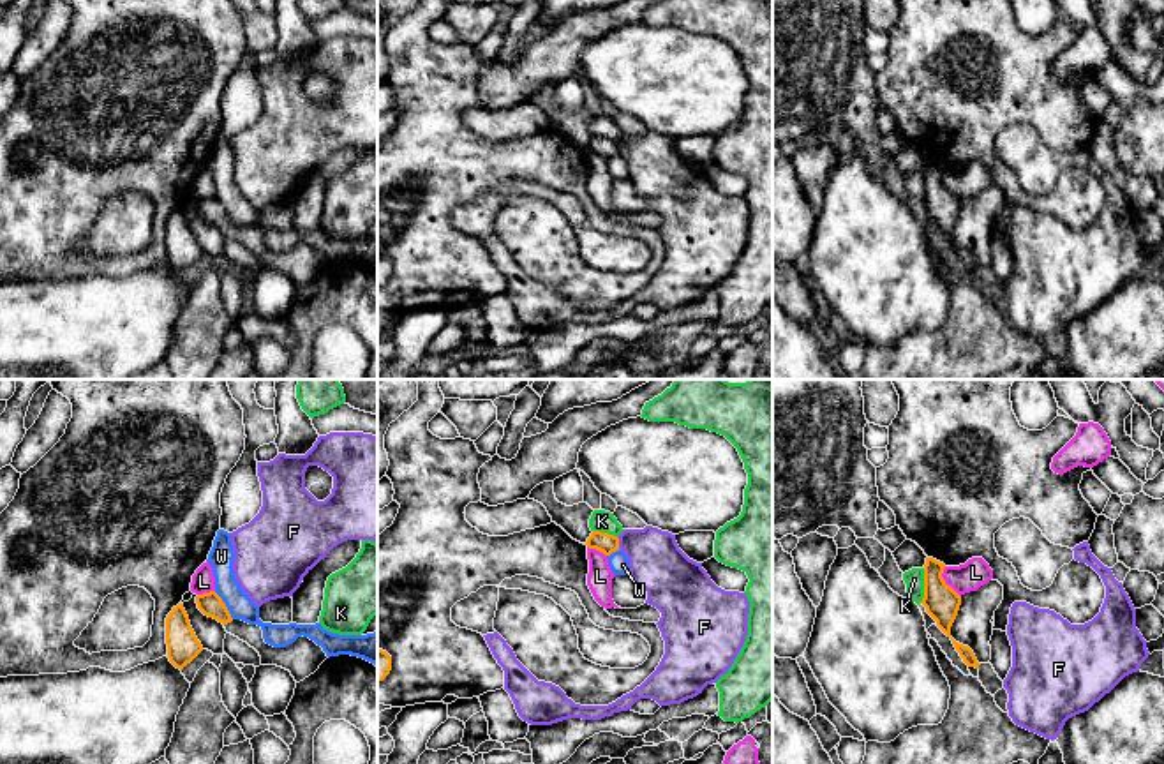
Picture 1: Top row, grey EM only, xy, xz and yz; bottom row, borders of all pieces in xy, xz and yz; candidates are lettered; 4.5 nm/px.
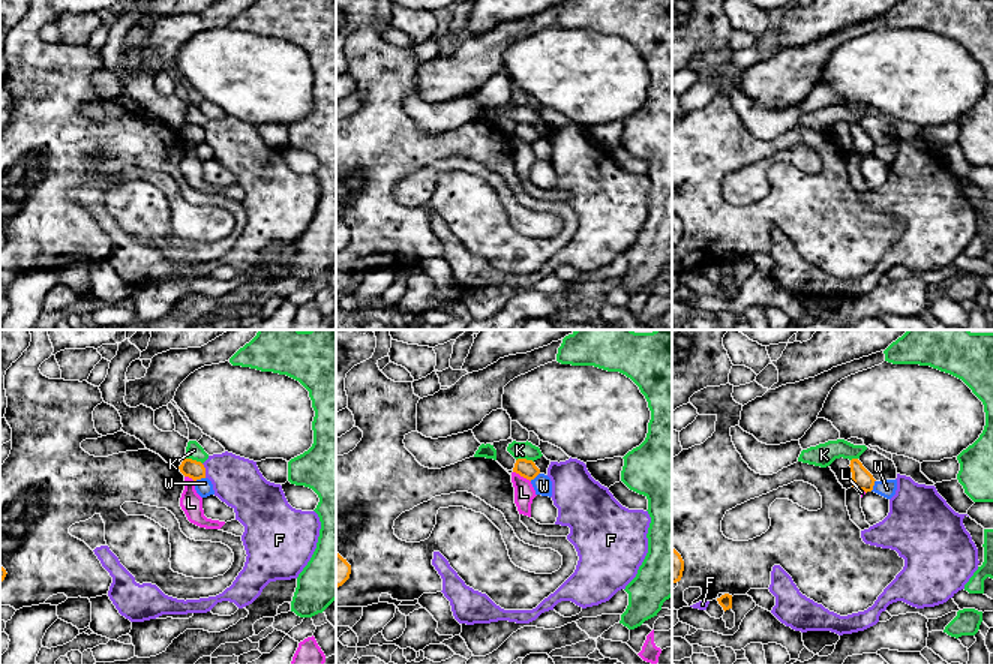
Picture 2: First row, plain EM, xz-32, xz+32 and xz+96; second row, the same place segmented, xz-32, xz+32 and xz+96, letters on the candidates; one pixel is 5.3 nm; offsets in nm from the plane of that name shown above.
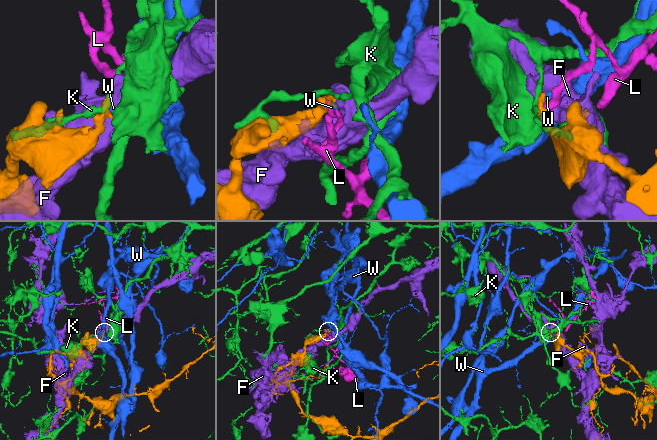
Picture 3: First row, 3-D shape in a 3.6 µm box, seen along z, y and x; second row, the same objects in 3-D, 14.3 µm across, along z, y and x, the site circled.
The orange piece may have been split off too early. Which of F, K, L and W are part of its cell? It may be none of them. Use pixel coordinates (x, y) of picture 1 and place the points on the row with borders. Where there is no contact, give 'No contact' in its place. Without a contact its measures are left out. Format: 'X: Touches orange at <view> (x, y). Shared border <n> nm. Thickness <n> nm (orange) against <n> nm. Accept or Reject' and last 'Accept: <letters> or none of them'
F: Touches orange at xz (618, 544). Shared border 70 nm. Thickness 90 nm (orange) against 260 nm. Reject
K: Touches orange at yz (925, 586). Shared border 160 nm. Thickness 160 nm (orange) against 90 nm. Reject
L: Touches orange at yz (944, 583). Shared border 160 nm. Thickness 160 nm (orange) against 140 nm. Reject
W: Touches orange at xy (224, 606). Shared border 160 nm. Thickness 110 nm (orange) against 120 nm. Reject
Accept: none of them

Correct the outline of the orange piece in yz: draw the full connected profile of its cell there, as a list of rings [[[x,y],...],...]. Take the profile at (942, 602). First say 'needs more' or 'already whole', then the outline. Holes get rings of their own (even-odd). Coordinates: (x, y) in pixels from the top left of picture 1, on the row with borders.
already whole; [[[926,558],[924,565],[924,598],[926,612],[936,621],[936,626],[951,637],[951,626],[958,616],[961,596],[945,584],[942,573],[945,565]]]

